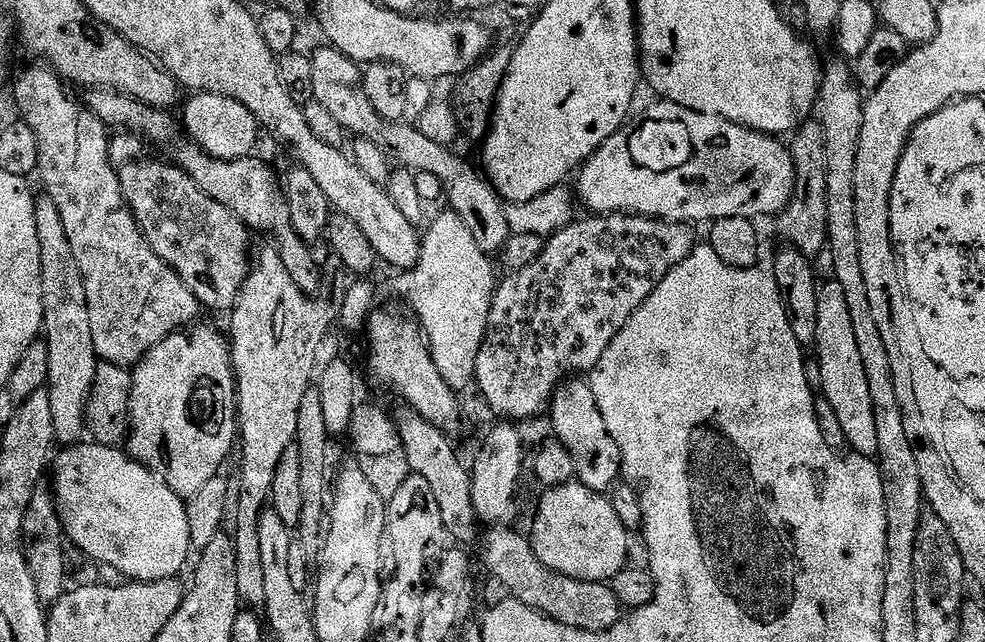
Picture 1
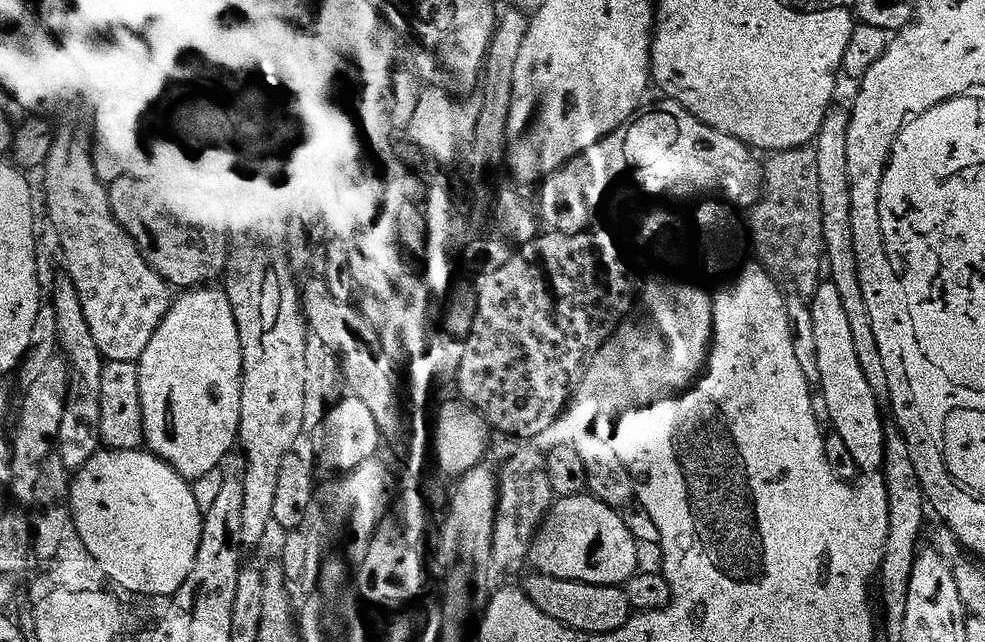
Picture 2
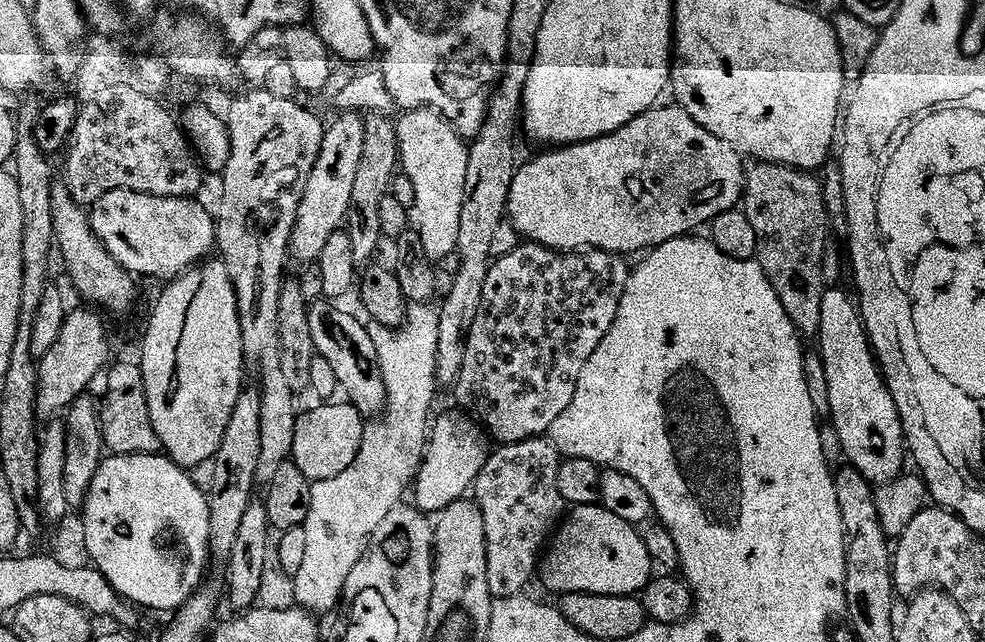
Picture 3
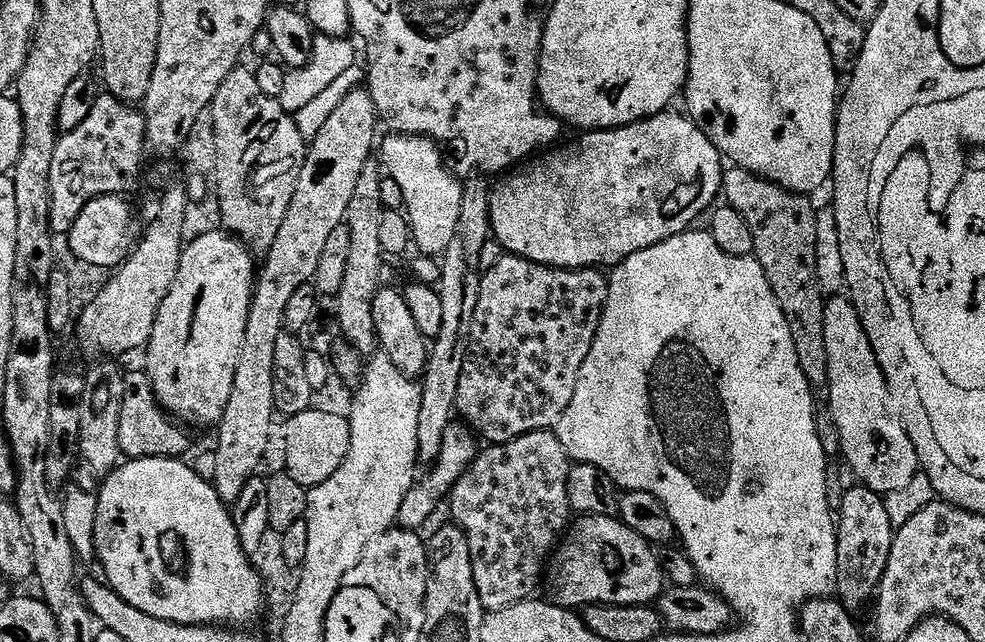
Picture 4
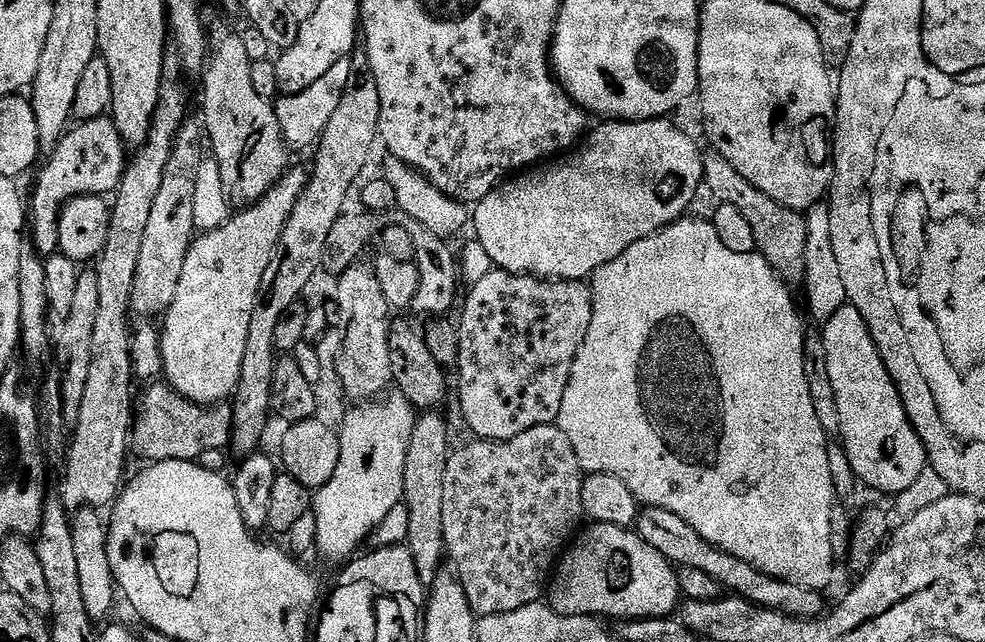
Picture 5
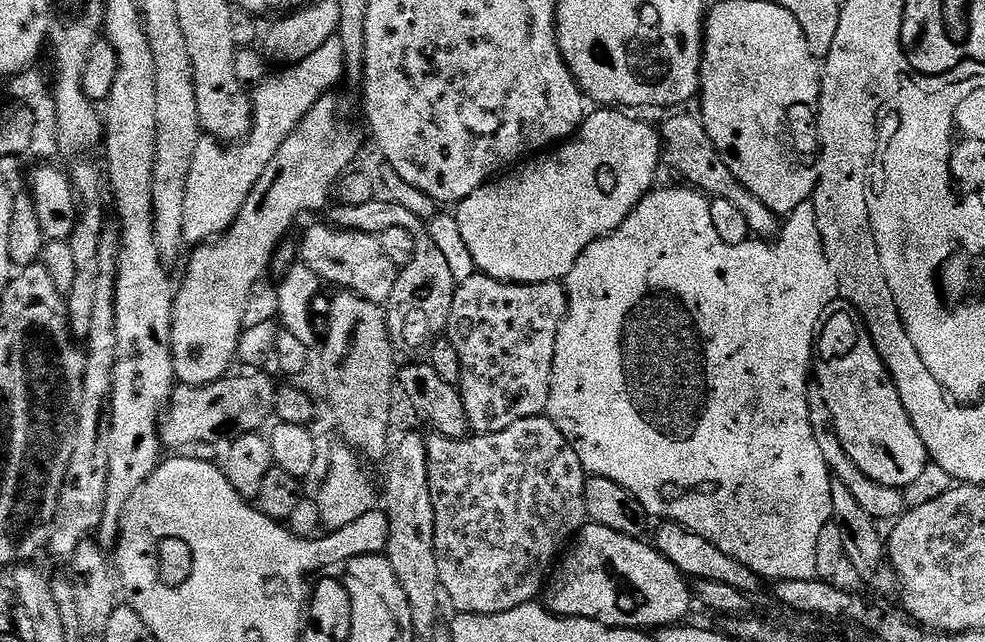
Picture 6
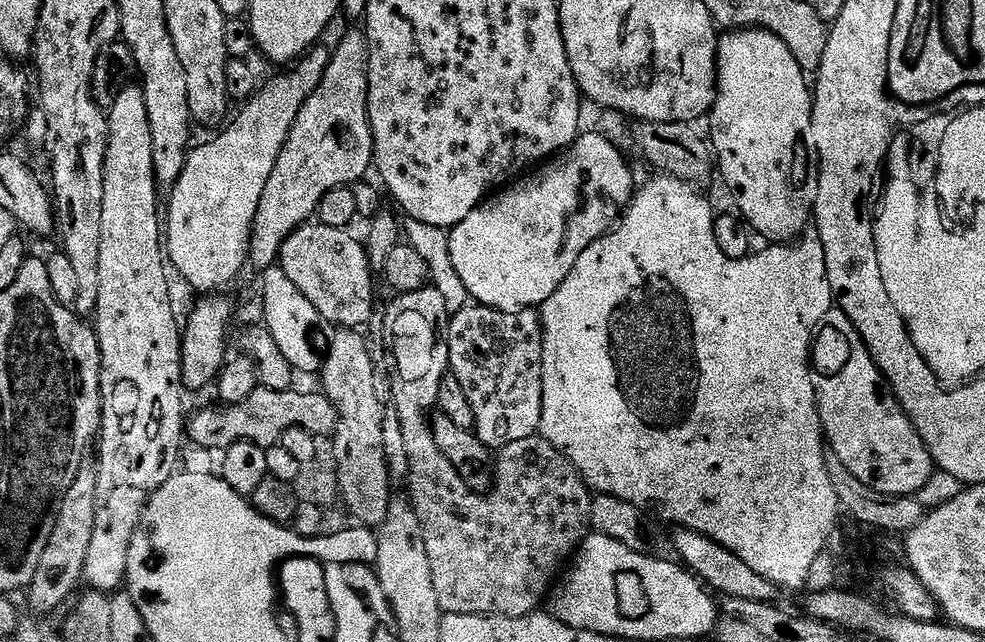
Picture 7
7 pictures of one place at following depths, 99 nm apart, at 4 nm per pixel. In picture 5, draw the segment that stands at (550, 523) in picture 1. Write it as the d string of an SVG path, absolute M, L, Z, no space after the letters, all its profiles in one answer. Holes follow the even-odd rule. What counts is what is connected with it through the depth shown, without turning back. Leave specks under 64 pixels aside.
M595 522L587 526L589 528L584 533L581 531L567 545L566 551L559 557L547 581L546 603L548 607L560 616L590 616L593 618L609 616L612 622L658 618L659 616L671 617L682 600L676 568L669 564L666 558L662 558L658 550L646 546L646 542L642 542L640 535L632 528L619 528Z

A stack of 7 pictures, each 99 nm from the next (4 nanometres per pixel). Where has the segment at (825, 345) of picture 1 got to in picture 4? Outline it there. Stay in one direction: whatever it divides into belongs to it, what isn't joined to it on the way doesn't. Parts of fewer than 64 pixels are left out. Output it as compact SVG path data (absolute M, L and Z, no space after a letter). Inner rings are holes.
M841 294L827 301L824 305L824 337L826 338L826 358L828 359L828 391L827 411L831 412L840 435L840 451L842 460L853 468L855 479L863 487L881 494L890 494L894 490L902 490L921 471L920 459L914 450L914 442L906 434L900 421L898 410L894 406L894 398L890 398L890 390L886 378L882 374L882 366L878 366L878 358L870 346L870 338L866 338L866 330L862 326L862 318L858 318L858 310L847 295Z

